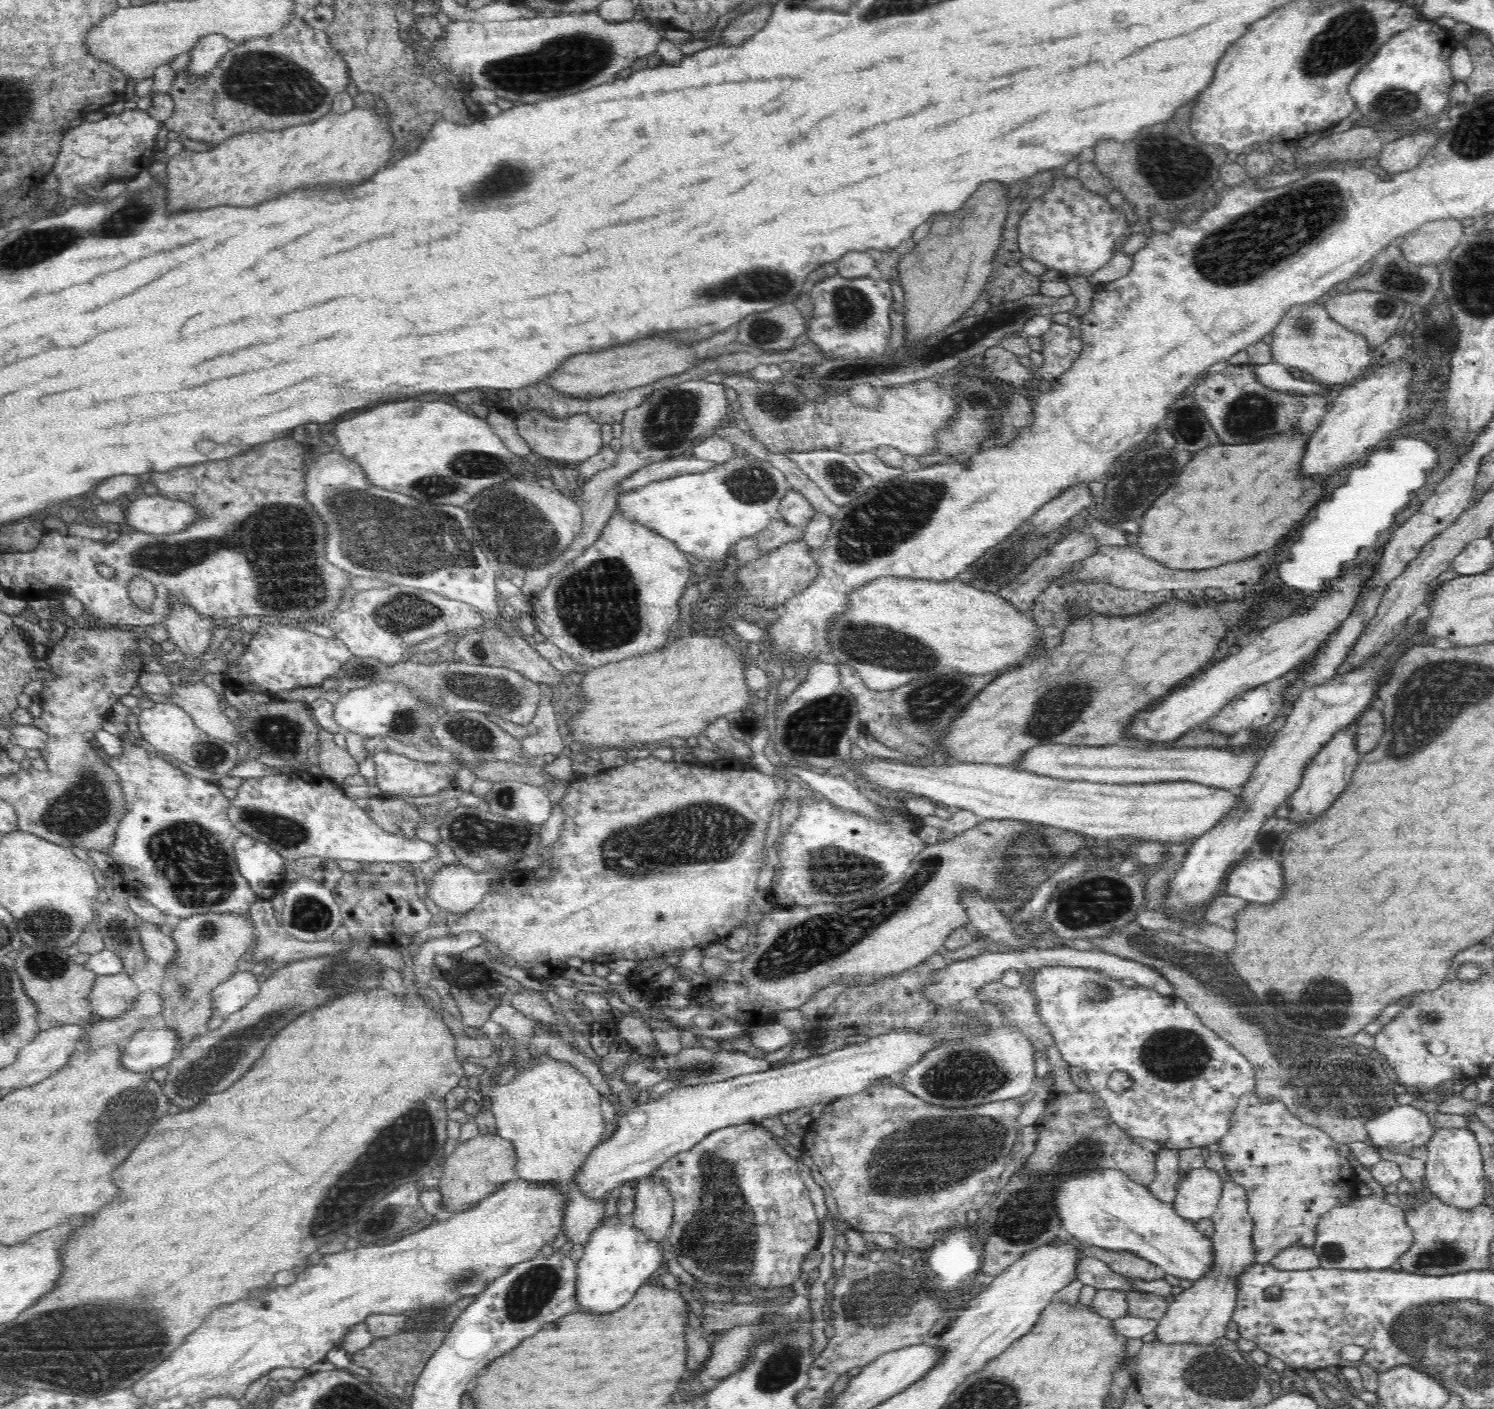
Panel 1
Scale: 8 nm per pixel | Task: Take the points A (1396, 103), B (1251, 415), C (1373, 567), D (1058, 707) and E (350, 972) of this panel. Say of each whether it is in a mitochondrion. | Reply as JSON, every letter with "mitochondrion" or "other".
{"A":"mitochondrion","B":"mitochondrion","C":"other","D":"mitochondrion","E":"mitochondrion"}

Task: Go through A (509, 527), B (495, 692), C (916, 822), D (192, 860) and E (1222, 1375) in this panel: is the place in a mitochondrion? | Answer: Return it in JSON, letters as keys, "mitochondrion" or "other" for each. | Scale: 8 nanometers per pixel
{"A":"mitochondrion","B":"mitochondrion","C":"other","D":"mitochondrion","E":"mitochondrion"}

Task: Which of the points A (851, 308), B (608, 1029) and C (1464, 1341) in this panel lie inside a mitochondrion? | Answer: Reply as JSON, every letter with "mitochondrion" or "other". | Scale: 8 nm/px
{"A":"mitochondrion","B":"other","C":"mitochondrion"}

